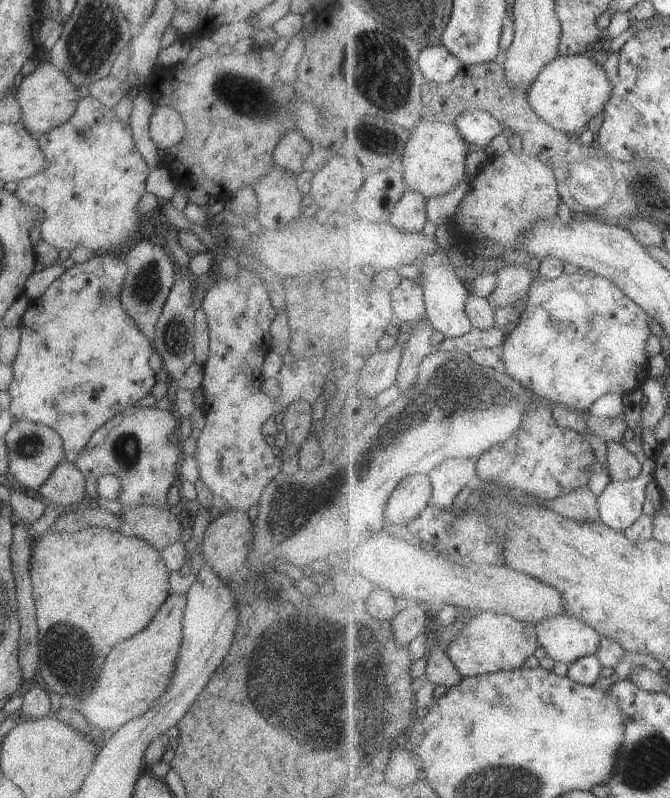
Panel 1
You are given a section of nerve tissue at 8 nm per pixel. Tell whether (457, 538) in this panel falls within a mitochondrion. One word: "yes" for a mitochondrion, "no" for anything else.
yes

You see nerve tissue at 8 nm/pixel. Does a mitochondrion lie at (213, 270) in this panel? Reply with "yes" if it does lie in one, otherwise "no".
no

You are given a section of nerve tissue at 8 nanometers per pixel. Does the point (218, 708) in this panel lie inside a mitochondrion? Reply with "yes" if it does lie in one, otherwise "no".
no

